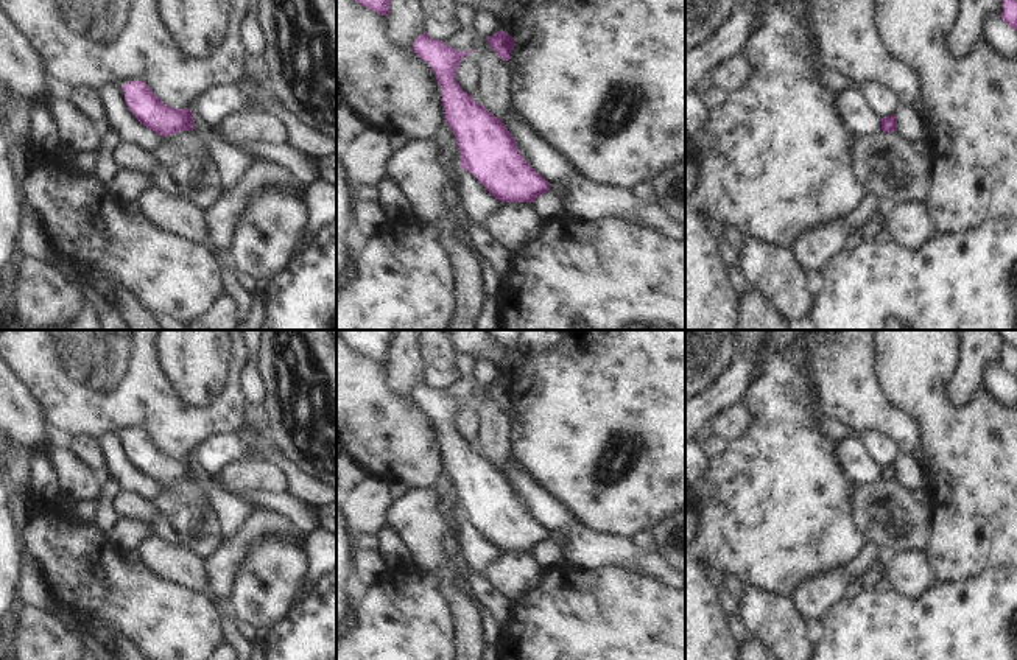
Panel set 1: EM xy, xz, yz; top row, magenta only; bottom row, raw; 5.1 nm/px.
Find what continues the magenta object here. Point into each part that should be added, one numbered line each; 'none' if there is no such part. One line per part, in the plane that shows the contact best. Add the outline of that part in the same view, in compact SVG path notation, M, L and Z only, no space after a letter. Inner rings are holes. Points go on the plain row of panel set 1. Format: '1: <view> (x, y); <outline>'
none

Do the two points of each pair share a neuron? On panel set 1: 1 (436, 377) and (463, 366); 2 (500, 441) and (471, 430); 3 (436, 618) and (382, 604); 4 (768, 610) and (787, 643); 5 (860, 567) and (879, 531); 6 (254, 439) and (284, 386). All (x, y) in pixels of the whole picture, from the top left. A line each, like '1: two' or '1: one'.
1: two
2: two
3: one
4: one
5: two
6: two

